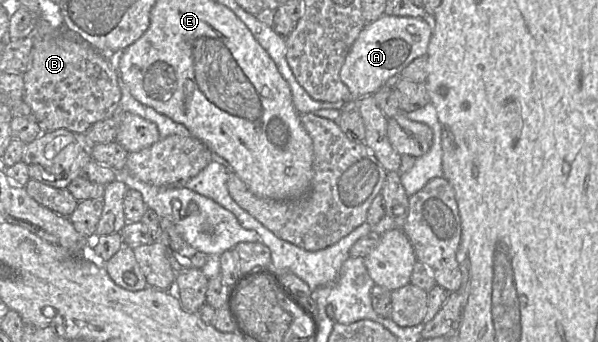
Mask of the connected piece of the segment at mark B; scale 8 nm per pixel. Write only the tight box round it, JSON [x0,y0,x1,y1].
[22,18,121,133]

